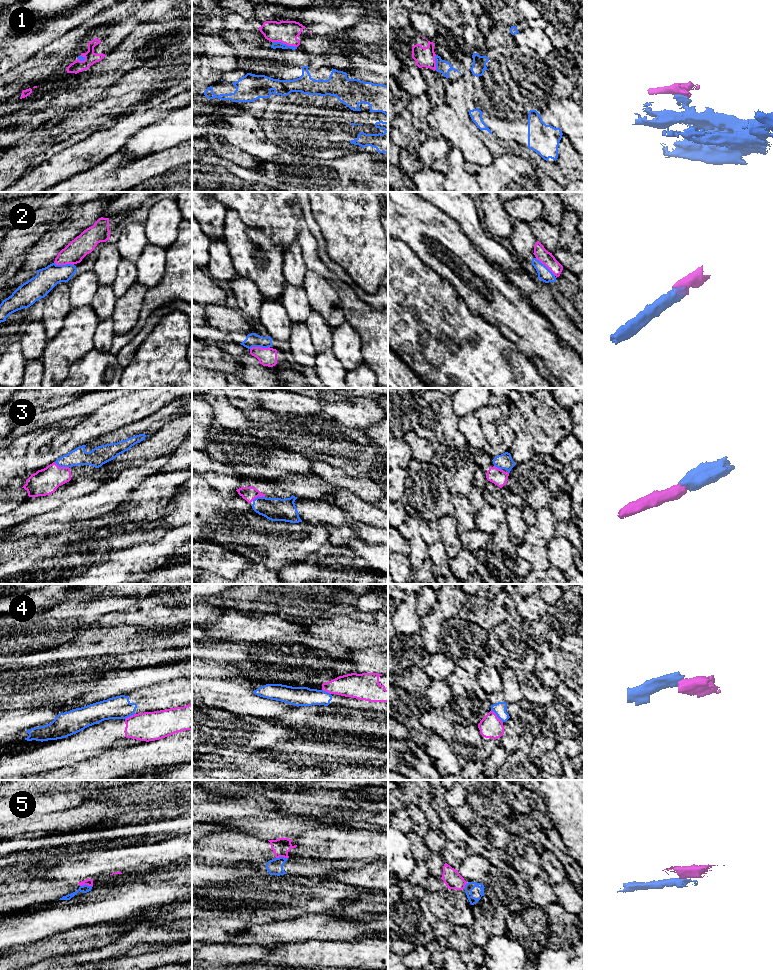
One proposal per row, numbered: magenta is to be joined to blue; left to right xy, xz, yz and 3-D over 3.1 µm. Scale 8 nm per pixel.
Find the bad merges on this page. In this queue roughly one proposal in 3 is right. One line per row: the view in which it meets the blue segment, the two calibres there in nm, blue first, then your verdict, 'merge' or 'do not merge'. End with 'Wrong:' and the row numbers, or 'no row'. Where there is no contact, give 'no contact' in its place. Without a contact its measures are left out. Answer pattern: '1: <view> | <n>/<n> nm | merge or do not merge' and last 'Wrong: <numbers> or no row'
1: xz | 50/190 nm | do not merge
2: xy | 180/170 nm | merge
3: xy | 140/220 nm | merge
4: yz | 100/180 nm | do not merge
5: xy | 60/60 nm | do not merge
Wrong: 1, 4, 5

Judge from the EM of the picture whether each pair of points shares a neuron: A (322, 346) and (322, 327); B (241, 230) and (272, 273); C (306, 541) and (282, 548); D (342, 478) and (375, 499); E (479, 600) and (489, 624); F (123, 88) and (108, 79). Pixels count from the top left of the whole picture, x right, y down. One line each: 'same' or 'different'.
A: same
B: same
C: same
D: same
E: same
F: different

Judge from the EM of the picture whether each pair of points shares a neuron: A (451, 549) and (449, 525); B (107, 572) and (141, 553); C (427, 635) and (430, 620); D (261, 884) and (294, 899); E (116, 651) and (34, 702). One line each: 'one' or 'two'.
A: one
B: one
C: one
D: one
E: one

